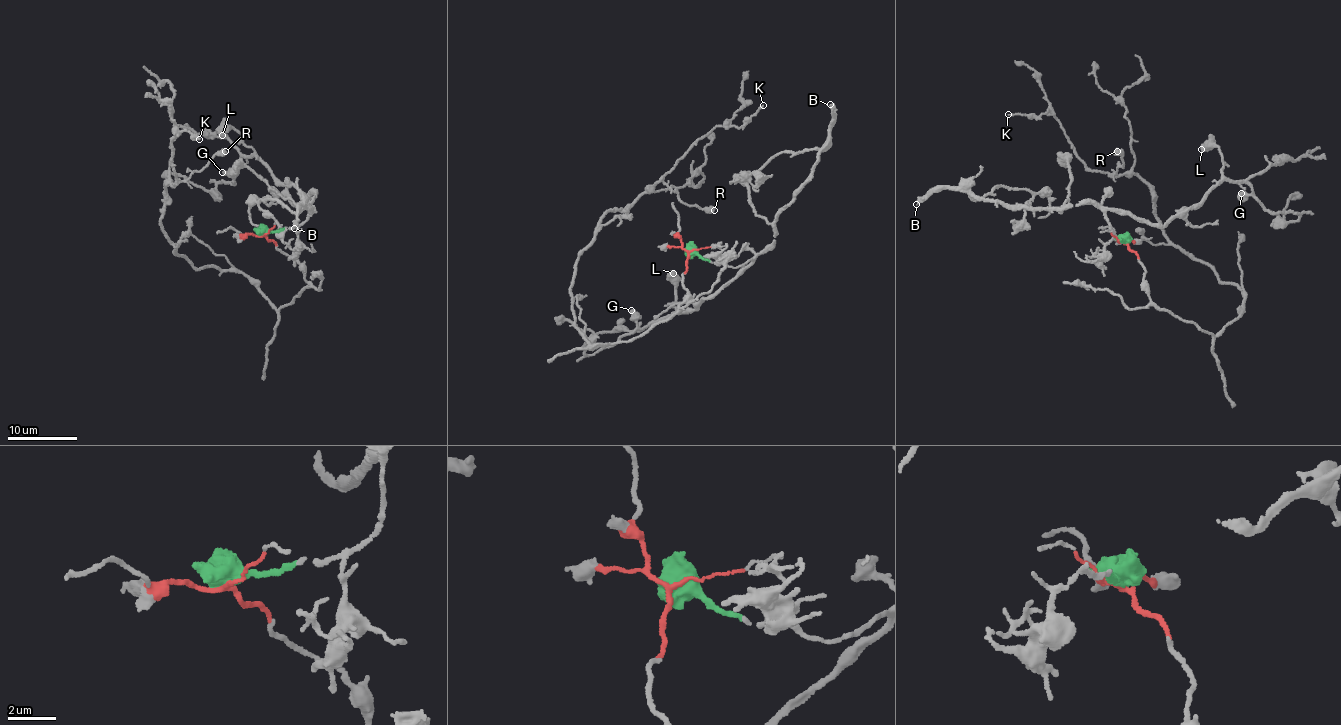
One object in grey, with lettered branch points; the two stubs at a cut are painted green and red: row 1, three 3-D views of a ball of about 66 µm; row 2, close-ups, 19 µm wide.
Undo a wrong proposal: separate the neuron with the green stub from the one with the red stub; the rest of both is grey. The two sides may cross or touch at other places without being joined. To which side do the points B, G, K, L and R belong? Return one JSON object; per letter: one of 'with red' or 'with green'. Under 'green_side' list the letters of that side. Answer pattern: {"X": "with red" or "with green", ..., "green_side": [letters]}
{"B": "with green", "G": "with green", "K": "with red", "L": "with green", "R": "with red", "green_side": ["B", "G", "L"]}

